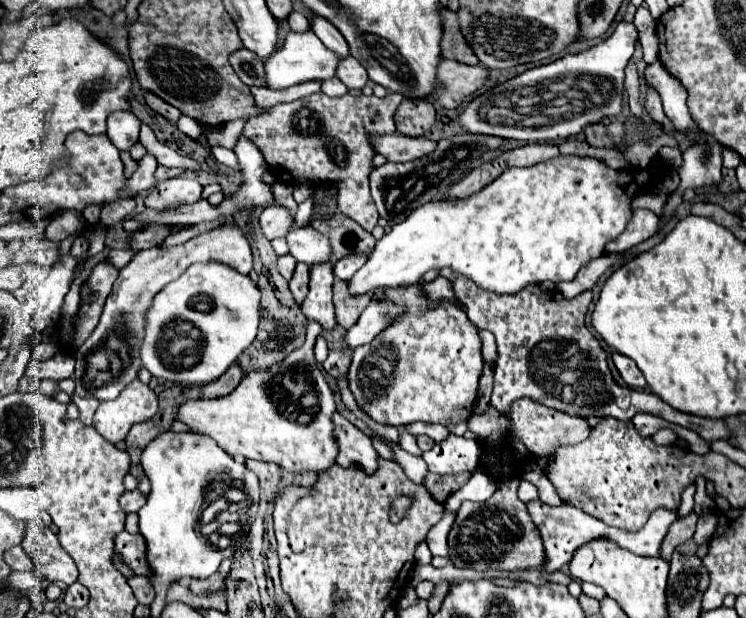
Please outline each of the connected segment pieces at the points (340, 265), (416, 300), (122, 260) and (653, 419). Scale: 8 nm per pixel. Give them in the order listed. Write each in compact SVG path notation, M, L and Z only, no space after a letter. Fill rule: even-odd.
M350 254L350 256L346 256L334 264L334 276L338 280L350 280L354 276L354 272L364 266L364 262L366 262L366 256Z
M420 286L392 288L386 290L386 296L408 310L406 316L398 318L370 344L354 350L348 382L356 404L374 422L396 428L404 428L412 422L442 426L466 422L474 410L482 372L478 328L450 302L428 310L428 300Z
M122 248L122 250L110 250L106 260L110 260L116 268L122 268L132 260L132 256L134 256L134 252L130 248Z
M640 412L638 416L634 416L632 424L636 426L638 434L642 434L642 436L652 436L656 430L668 426L666 420L658 418L658 416L654 416L654 414L648 414L648 412Z

